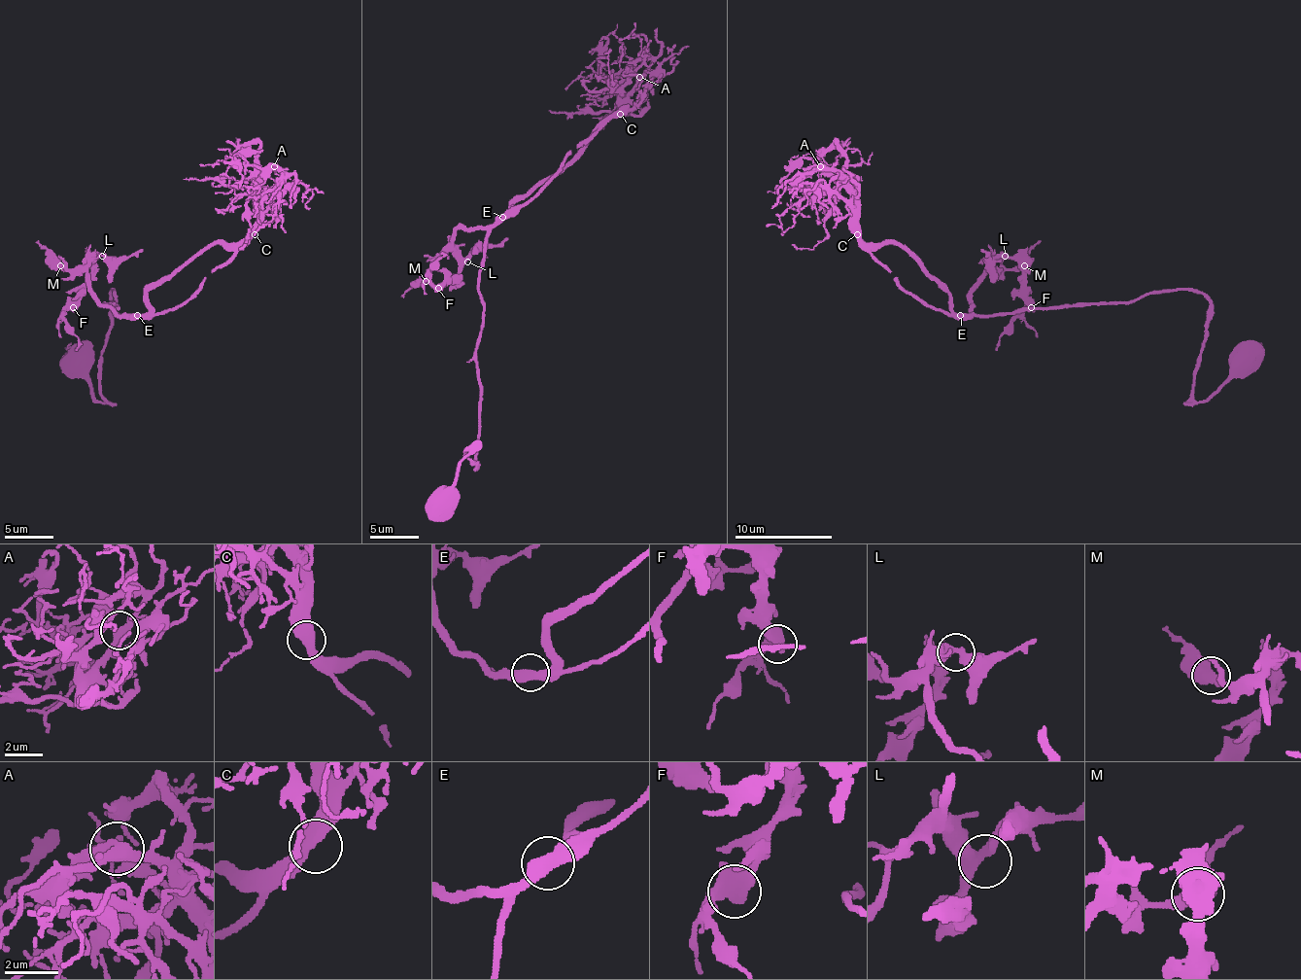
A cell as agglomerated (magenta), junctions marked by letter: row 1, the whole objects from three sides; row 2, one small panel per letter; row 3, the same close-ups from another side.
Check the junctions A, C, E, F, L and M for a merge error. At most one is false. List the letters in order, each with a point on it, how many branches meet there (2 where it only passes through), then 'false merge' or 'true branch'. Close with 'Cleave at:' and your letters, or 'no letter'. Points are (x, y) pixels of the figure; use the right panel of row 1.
A: (820, 166) | 3 | true branch
C: (857, 234) | 2 | true branch
E: (960, 315) | 2 | true branch
F: (1031, 307) | 2 | true branch
L: (1005, 256) | 3 | true branch
M: (1024, 265) | 2 | true branch
Cleave at: no letter

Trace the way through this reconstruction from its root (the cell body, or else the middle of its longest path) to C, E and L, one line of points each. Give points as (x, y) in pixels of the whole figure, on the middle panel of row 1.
C: (482, 263), (487, 234), (513, 208), (513, 203), (564, 166), (607, 121), (620, 114)
E: (482, 263), (487, 234), (503, 218)
L: (482, 263), (487, 232), (460, 227), (455, 232), (453, 247), (467, 262)

